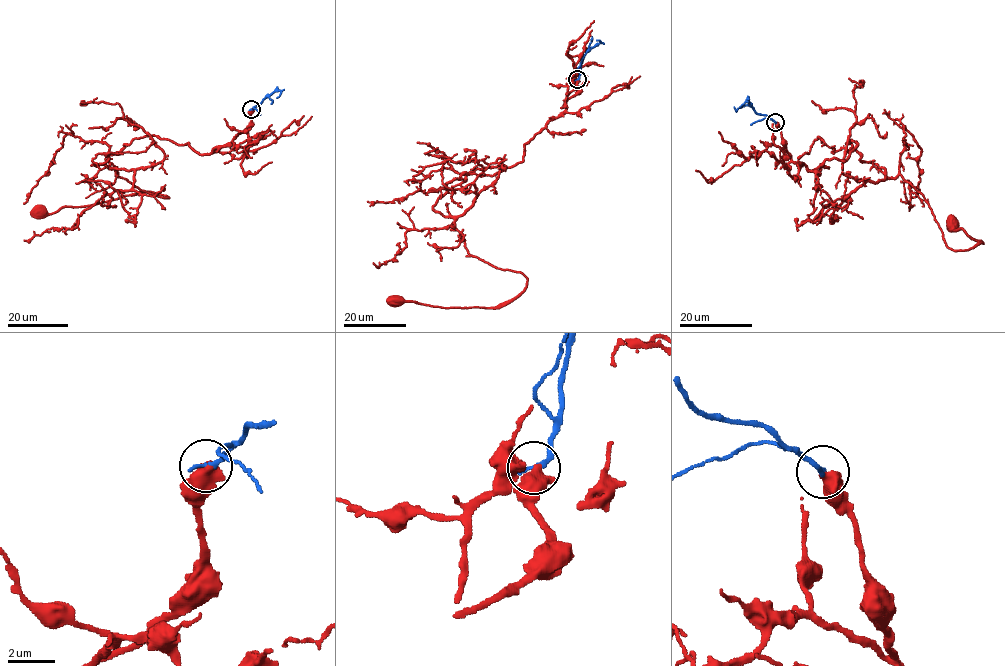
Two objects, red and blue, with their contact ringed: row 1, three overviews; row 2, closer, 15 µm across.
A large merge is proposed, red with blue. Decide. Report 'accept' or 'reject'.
accept

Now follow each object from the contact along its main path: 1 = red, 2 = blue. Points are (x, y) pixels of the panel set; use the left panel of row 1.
1: (251, 109), (234, 143), (209, 153), (145, 135), (92, 165), (111, 163), (168, 198), (140, 191), (39, 211)
2: (251, 109), (279, 90), (276, 98)

